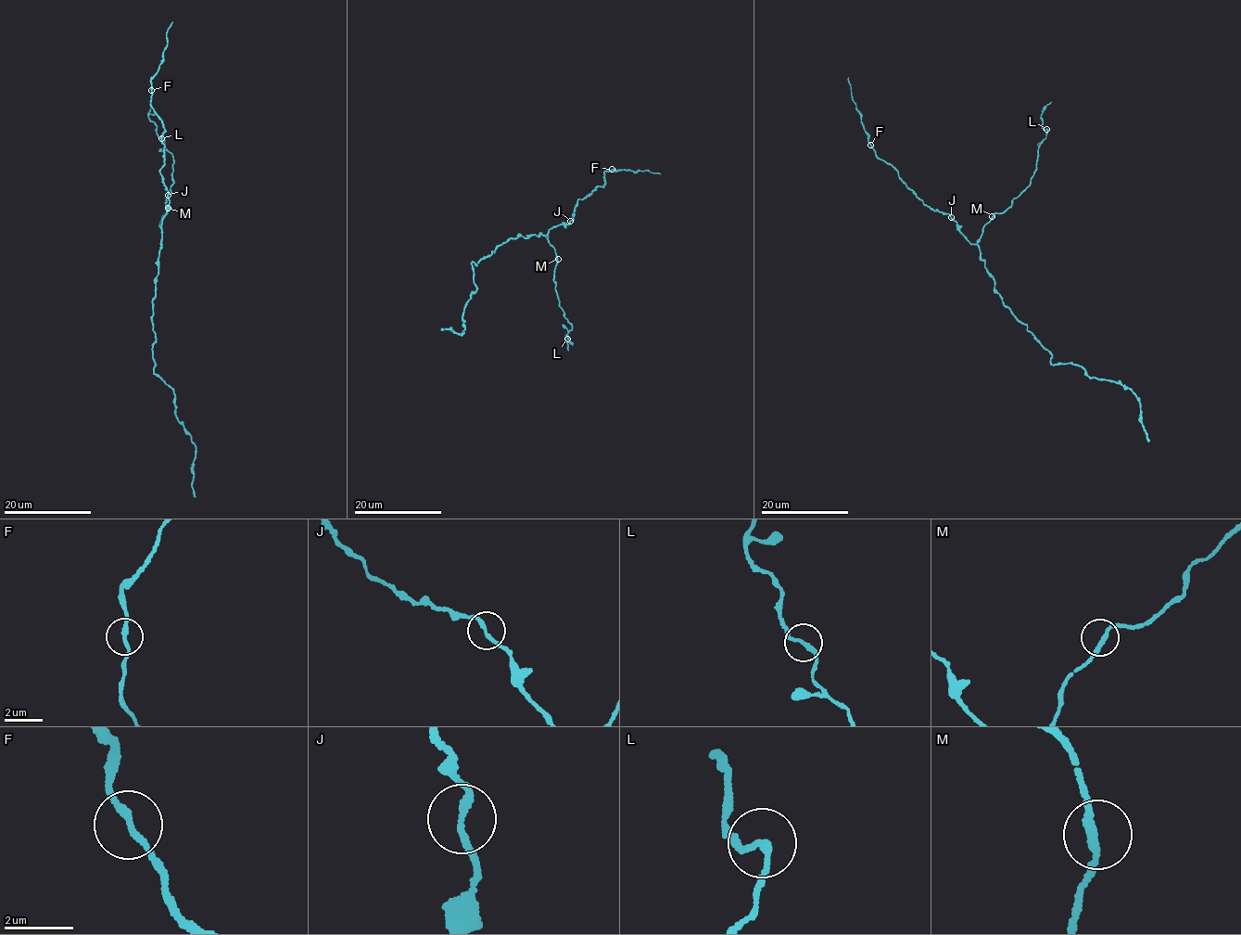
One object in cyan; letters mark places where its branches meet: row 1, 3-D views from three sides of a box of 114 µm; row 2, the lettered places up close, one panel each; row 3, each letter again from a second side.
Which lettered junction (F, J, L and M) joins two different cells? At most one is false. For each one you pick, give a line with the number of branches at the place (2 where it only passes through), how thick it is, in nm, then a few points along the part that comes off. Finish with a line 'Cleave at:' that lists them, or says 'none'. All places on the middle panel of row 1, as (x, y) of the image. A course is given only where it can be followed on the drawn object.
Cleave at: none

